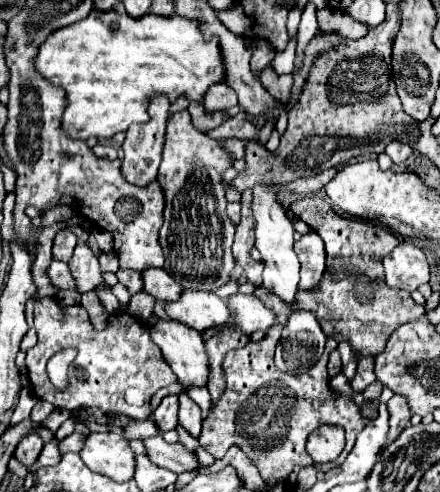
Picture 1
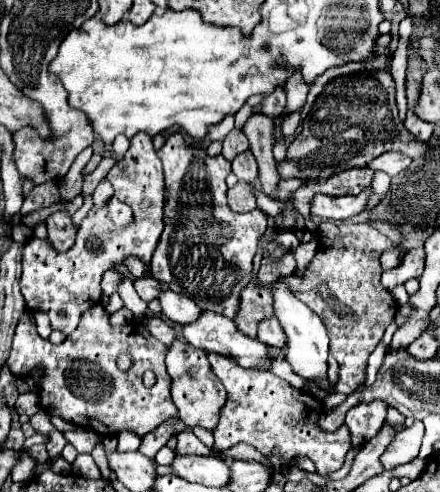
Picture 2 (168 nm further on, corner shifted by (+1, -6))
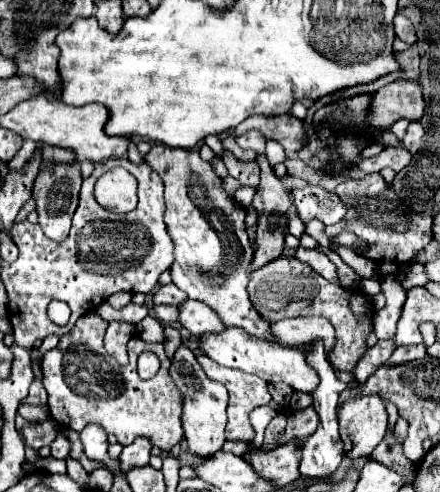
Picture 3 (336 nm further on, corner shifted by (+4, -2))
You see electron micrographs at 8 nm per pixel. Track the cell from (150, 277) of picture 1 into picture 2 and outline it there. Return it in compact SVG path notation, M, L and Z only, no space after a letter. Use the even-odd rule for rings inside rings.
M171 289L163 291L163 293L159 295L159 301L161 301L161 307L163 307L163 315L165 315L169 321L179 323L179 325L193 323L193 321L199 319L199 315L203 313L193 299L189 299L187 295L173 293Z

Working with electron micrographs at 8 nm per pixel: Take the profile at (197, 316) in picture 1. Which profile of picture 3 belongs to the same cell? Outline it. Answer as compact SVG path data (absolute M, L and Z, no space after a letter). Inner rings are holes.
M226 327L220 333L206 333L198 341L200 349L216 363L258 375L268 383L286 383L302 393L310 393L318 383L318 375L312 371L312 367L308 367L308 363L304 363L304 355L300 349L288 349L278 343L270 343L268 339L258 339L256 335L250 335L240 327Z

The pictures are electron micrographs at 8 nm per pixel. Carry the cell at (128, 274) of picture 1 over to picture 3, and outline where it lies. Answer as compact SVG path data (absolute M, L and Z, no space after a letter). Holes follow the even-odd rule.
M174 283L162 285L158 287L158 291L154 293L154 303L166 303L166 305L178 305L186 299L184 291L180 291Z

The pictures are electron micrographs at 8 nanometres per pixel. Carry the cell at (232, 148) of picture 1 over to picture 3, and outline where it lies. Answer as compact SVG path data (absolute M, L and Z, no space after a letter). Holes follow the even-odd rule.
M241 187L239 192L236 192L234 195L234 199L242 205L242 207L247 211L248 207L251 205L253 197L256 193L256 189L252 187Z

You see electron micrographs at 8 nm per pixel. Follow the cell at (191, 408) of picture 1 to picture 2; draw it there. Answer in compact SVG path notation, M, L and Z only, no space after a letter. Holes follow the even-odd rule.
M191 429L183 431L177 435L177 447L175 447L177 455L205 455L207 447L193 435Z

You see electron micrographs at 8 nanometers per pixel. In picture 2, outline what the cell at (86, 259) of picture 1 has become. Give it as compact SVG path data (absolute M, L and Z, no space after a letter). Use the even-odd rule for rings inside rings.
M137 133L131 139L131 147L107 173L115 197L133 209L135 227L111 227L105 207L91 210L79 225L77 243L67 253L59 253L51 247L47 239L29 237L23 249L23 275L19 281L21 295L25 299L25 309L31 313L43 311L49 315L51 329L65 335L75 331L83 311L101 301L101 277L107 269L123 265L123 259L135 255L143 263L151 261L159 235L163 231L163 205L165 205L165 181L161 161L153 149L153 139L145 133ZM65 311L65 317L57 315Z

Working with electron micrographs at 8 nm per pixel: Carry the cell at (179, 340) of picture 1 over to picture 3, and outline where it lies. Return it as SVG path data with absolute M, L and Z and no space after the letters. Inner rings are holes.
M180 347L174 353L174 361L170 365L170 377L176 383L178 391L182 393L182 425L188 447L192 453L200 457L208 457L224 445L224 427L226 427L226 405L228 405L228 391L222 383L208 379L202 365L196 361L194 353L188 347Z

